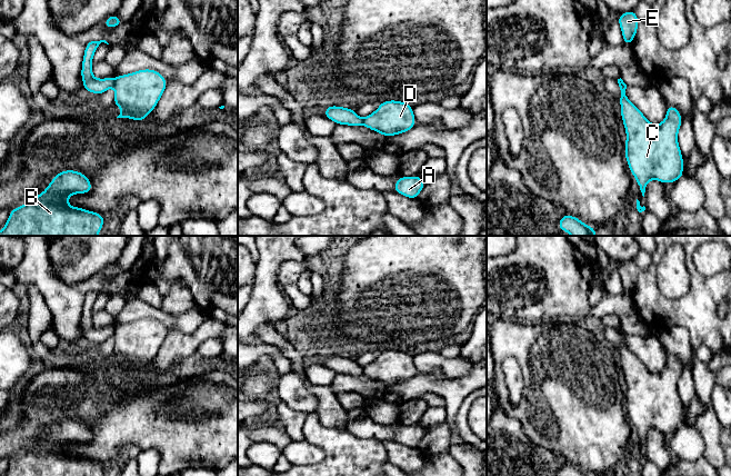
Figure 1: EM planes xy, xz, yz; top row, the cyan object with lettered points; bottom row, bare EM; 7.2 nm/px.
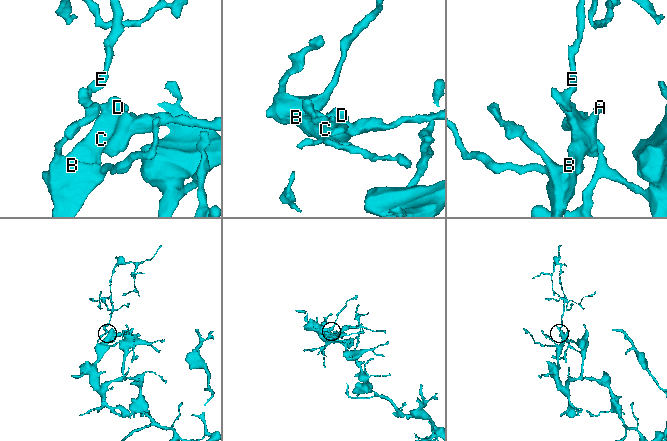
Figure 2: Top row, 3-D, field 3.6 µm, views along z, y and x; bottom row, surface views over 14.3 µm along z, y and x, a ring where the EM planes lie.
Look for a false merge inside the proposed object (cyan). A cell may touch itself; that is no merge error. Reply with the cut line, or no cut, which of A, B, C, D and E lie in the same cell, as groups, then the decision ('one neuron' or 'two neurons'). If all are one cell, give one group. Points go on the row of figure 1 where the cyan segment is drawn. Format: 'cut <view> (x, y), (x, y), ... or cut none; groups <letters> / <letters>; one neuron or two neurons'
cut xy (114, 79), (112, 86); groups A B C D / E; two neurons

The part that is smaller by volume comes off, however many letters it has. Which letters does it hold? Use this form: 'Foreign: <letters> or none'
Foreign: E

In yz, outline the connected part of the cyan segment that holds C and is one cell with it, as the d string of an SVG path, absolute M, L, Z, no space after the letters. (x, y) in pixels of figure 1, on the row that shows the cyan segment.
M620 78L621 119L627 141L624 157L632 176L644 197L651 179L662 184L677 182L683 175L683 157L678 142L682 125L679 110L668 105L665 119L660 125L651 123L640 109L627 97L627 85Z

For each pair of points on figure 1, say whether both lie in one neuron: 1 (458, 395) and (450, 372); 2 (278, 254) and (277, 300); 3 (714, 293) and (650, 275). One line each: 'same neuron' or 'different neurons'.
1: different neurons
2: same neuron
3: same neuron

